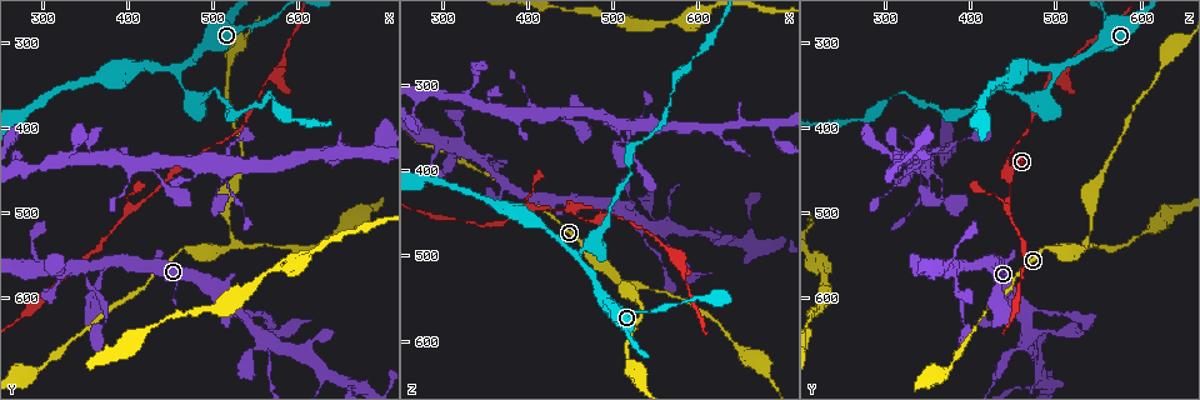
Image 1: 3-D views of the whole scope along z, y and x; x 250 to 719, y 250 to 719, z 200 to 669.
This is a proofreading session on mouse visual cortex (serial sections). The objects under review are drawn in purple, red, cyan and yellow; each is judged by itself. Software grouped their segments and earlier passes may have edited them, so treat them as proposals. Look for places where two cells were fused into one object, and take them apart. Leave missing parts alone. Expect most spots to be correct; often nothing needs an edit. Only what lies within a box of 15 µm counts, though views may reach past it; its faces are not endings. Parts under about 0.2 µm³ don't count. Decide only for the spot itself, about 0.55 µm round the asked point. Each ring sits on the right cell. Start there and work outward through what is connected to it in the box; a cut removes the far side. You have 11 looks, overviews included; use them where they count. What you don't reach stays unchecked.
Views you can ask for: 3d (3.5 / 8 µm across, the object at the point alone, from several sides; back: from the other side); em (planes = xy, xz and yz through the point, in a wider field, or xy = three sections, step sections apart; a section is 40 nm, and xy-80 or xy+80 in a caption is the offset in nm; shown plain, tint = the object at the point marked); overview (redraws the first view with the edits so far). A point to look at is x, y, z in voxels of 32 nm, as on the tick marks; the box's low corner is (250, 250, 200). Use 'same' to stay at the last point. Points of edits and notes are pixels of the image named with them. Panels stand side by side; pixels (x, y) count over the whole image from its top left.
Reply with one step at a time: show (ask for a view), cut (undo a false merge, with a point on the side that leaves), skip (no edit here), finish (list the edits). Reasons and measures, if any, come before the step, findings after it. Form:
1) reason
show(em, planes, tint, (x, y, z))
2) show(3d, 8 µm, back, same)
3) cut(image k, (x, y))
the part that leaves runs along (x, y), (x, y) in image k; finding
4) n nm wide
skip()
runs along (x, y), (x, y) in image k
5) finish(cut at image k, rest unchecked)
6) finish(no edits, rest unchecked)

sharp bend
show(3d, 3.5 µm, (550, 640, 470))

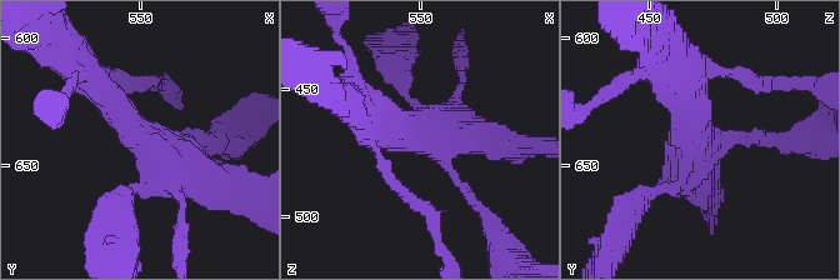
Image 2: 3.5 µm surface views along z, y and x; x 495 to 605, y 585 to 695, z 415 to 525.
show(em, xy, step 5, tint, (553, 640, 467))

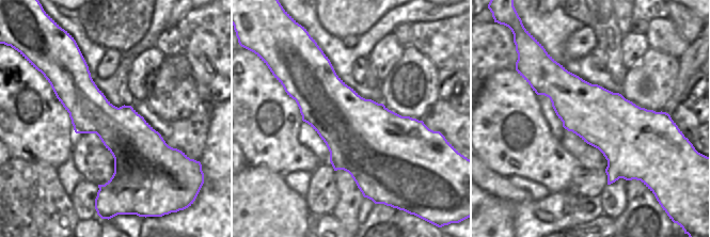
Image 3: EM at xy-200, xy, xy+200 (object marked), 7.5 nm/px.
skip()
runs along (91, 80), (149, 145), (214, 180) in image 2; one cell here

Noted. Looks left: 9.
a fork
show(3d, 3.5 µm, (525, 535, 535))

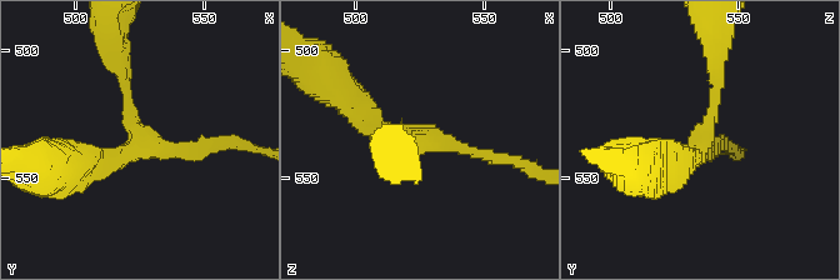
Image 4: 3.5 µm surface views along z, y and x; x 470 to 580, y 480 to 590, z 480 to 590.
skip()
runs along (663, 164), (695, 156), (718, 69) in image 4; one cell here

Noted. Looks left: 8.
sudden change in width
show(3d, 3.5 µm, (565, 345, 495))

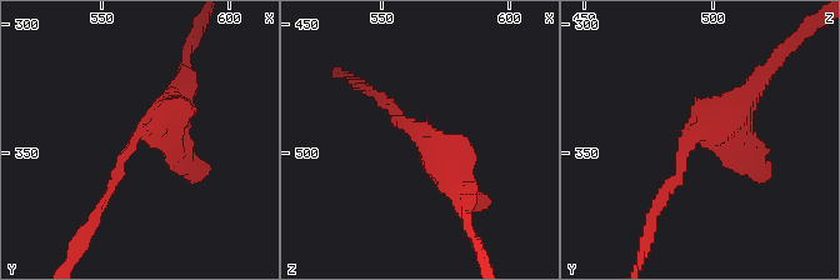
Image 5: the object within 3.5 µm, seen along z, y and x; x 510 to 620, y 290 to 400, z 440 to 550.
need the tissue
show(em, xy, step 3, tint, (568, 342, 497))

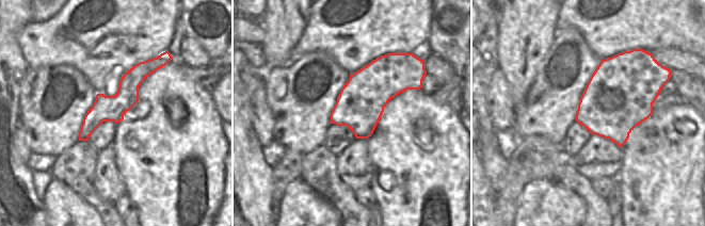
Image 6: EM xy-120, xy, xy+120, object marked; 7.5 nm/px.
skip()
runs along (669, 186), (691, 136), (718, 129), (755, 83) in image 5; continuous, no second cell

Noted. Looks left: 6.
arms part here
show(3d, 8 µm, (460, 330, 500))

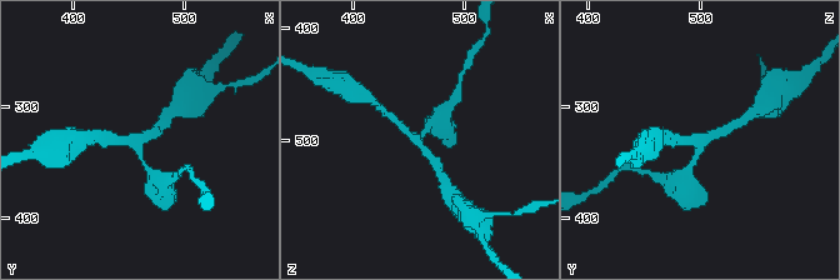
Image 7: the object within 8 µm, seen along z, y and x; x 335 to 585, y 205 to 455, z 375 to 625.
3 arms; arms of 200, 250, 300 nm
show(em, xy, step 2, tint, (460, 332, 502))

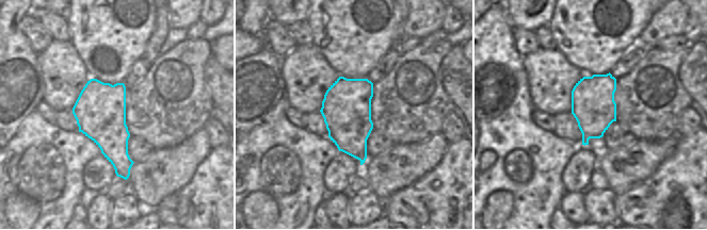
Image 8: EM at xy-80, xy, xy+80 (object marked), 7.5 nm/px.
360 nm wide
skip()
runs along (438, 170), (428, 151), (390, 116) in image 7; continuous, no second cell

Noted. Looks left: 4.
finish(no edits, rest unchecked)

